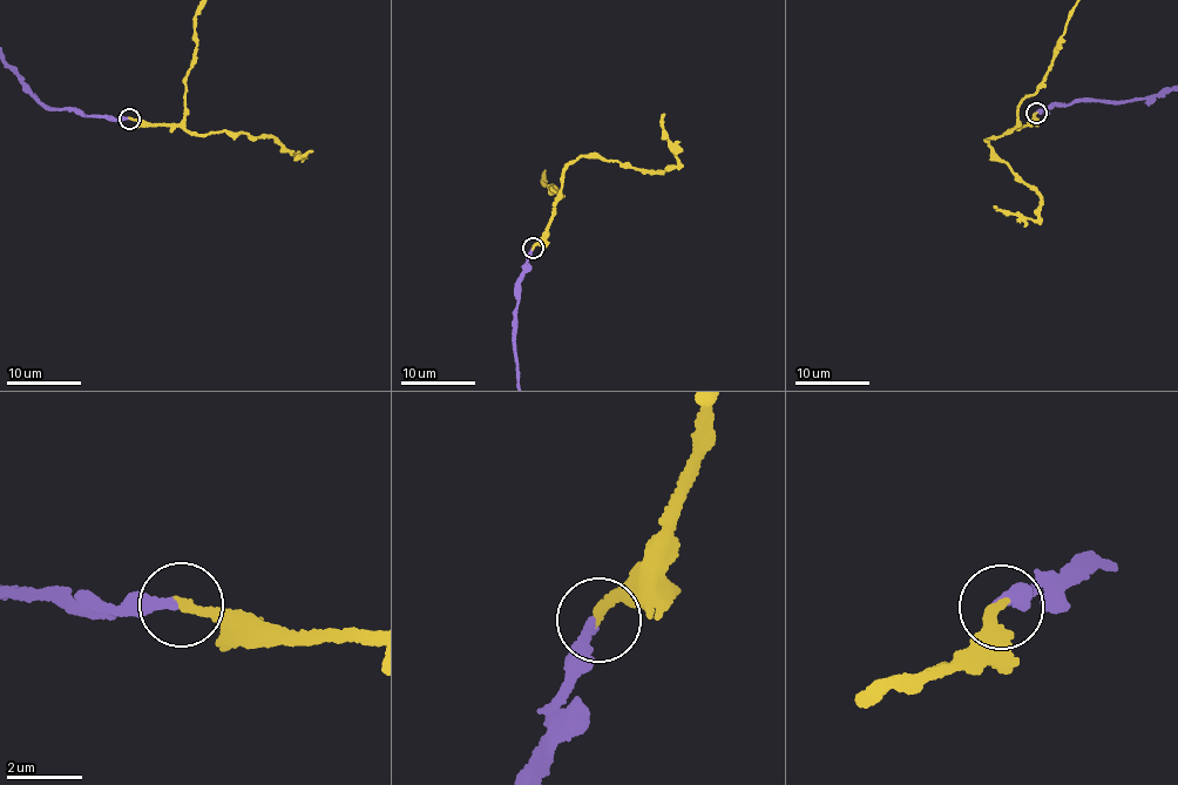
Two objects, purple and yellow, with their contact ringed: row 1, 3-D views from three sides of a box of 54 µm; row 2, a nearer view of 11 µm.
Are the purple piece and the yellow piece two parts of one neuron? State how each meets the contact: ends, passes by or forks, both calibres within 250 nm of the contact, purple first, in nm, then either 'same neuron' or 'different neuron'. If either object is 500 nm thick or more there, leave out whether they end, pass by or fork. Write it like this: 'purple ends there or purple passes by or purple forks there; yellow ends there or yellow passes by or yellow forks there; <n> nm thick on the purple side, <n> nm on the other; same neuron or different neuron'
purple ends there; yellow ends there; 280 nm thick on the purple side, 280 nm on the other; same neuron

